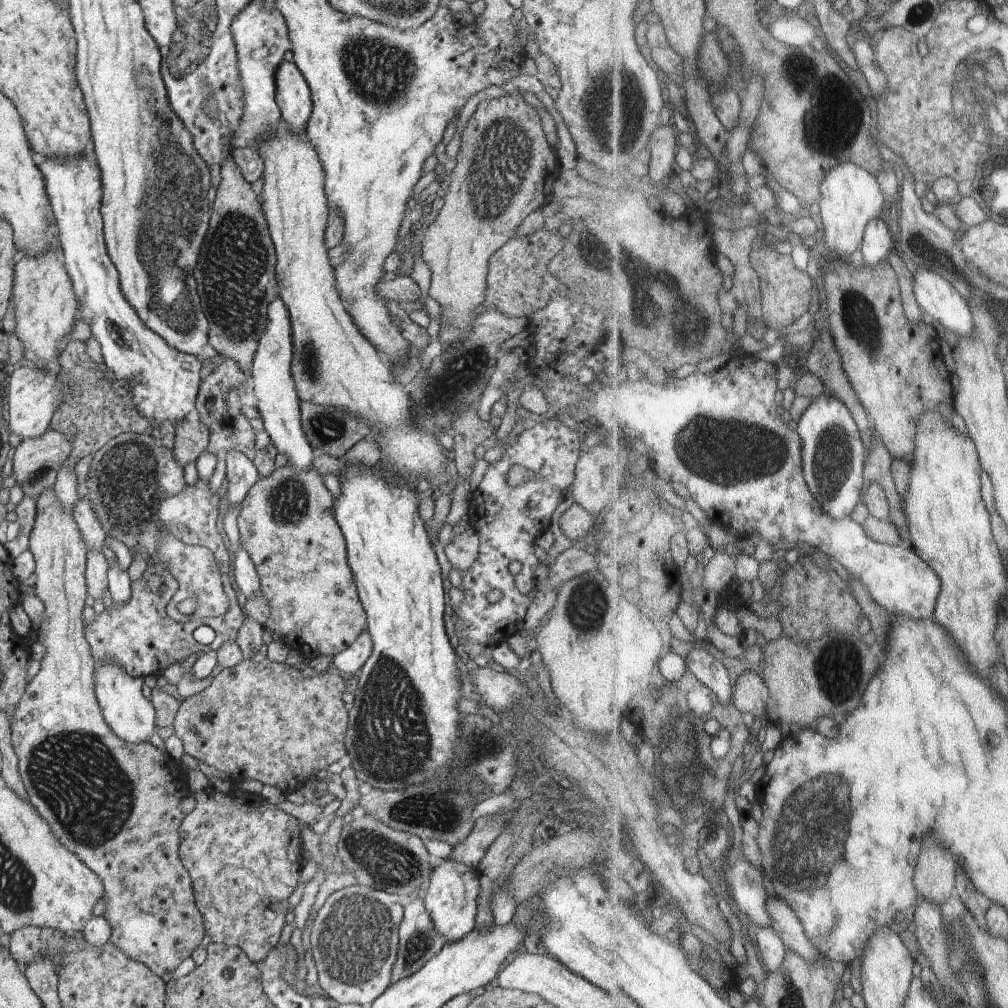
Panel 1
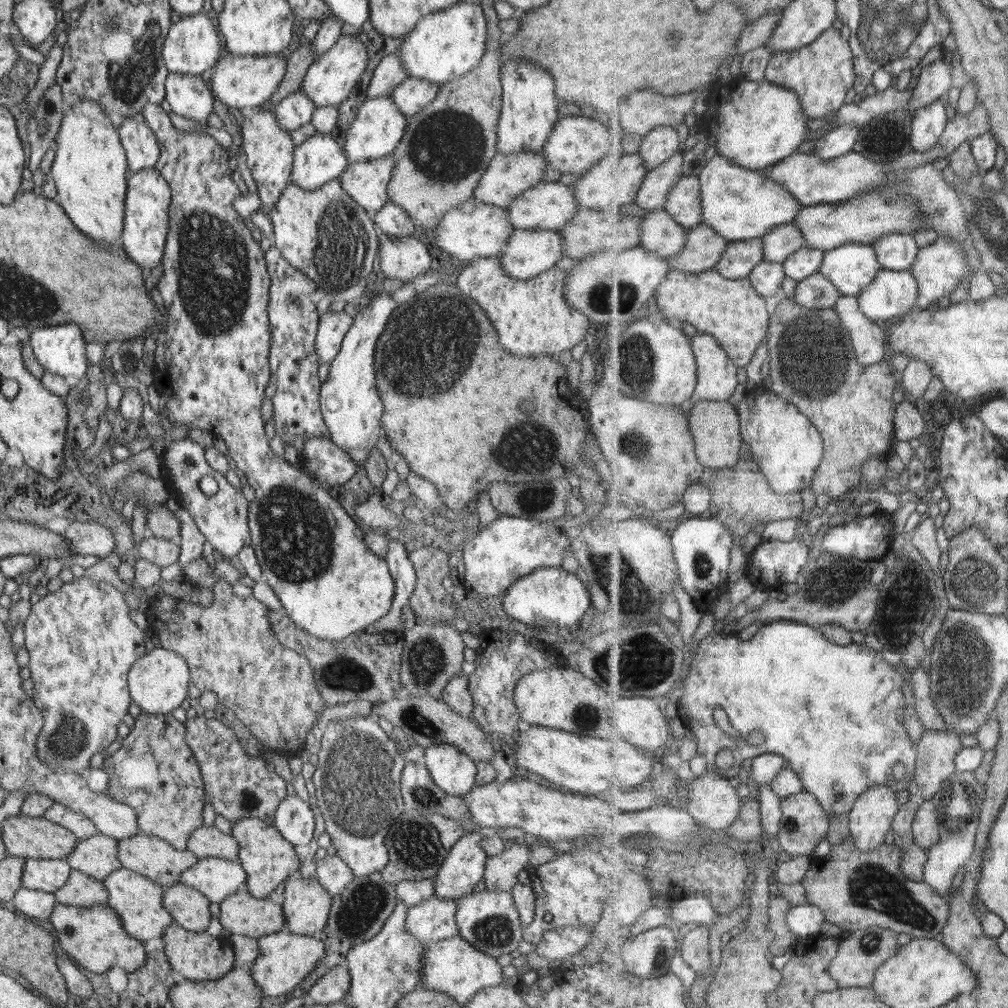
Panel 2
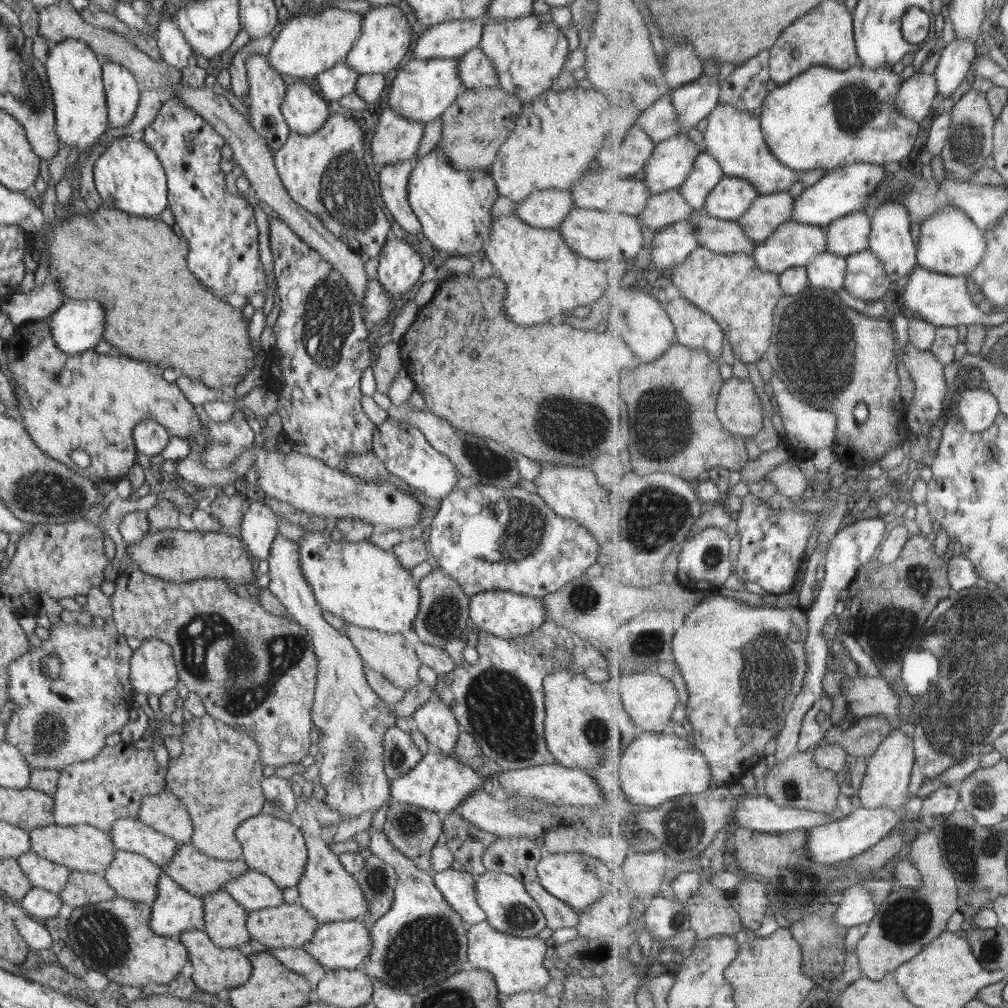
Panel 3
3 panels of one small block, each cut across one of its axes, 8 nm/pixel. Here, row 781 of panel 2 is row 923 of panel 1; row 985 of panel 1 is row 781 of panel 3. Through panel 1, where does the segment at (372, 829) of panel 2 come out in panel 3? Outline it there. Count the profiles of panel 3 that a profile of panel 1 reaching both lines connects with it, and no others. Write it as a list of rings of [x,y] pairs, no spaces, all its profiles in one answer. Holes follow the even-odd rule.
[[[279,533],[270,546],[269,590],[299,623],[313,643],[318,660],[312,722],[318,730],[320,785],[326,790],[325,801],[340,817],[356,818],[362,812],[376,814],[390,800],[390,780],[384,772],[382,744],[386,730],[395,725],[393,707],[383,702],[365,676],[364,664],[353,643],[324,620],[310,586],[305,582],[299,564],[298,544]]]

